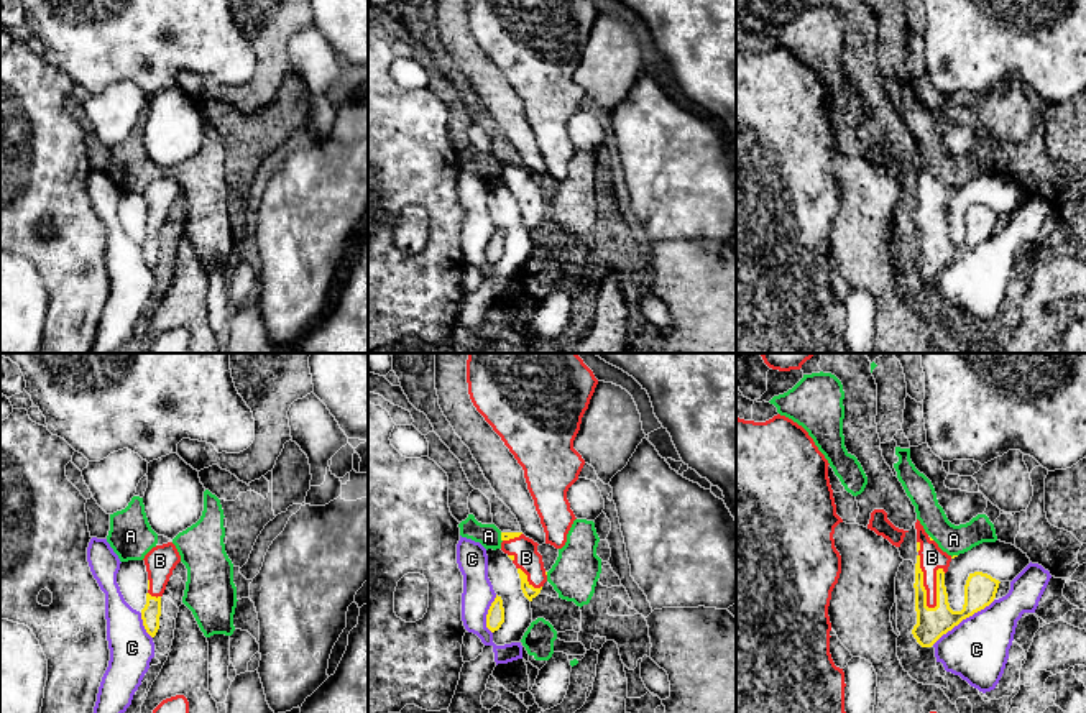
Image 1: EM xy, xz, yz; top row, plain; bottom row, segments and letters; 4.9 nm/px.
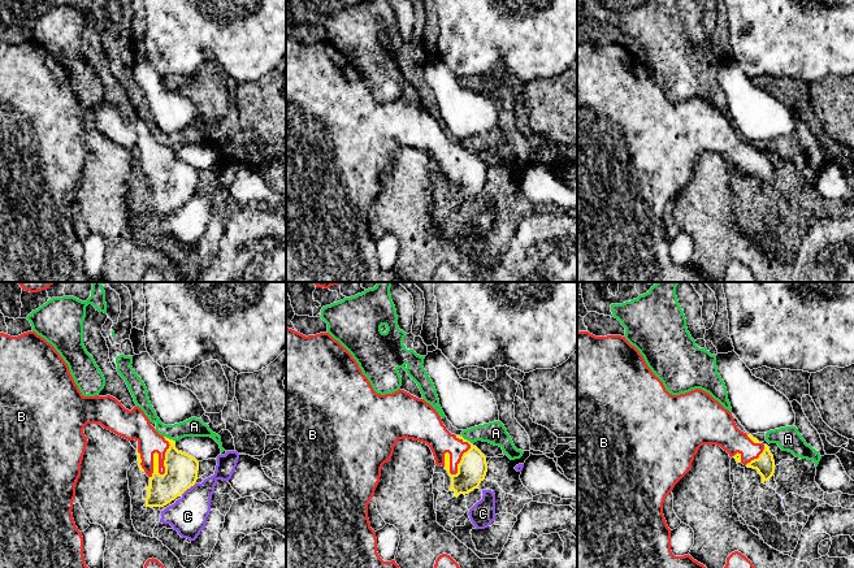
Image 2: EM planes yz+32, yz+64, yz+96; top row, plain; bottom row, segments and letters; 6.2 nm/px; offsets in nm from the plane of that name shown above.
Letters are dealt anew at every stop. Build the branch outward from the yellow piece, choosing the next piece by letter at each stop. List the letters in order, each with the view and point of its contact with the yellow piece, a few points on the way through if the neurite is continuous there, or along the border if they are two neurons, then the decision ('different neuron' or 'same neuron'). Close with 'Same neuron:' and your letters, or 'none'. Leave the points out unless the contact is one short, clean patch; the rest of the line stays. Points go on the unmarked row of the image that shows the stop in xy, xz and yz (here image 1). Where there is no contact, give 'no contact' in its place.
A: meets yellow in xz at (501, 170); border along xz (500, 165), (501, 173); different neuron
B: meets yellow in yz at (922, 216); same neuron
C: meets yellow in yz at (963, 250); different neuron
Same neuron: B

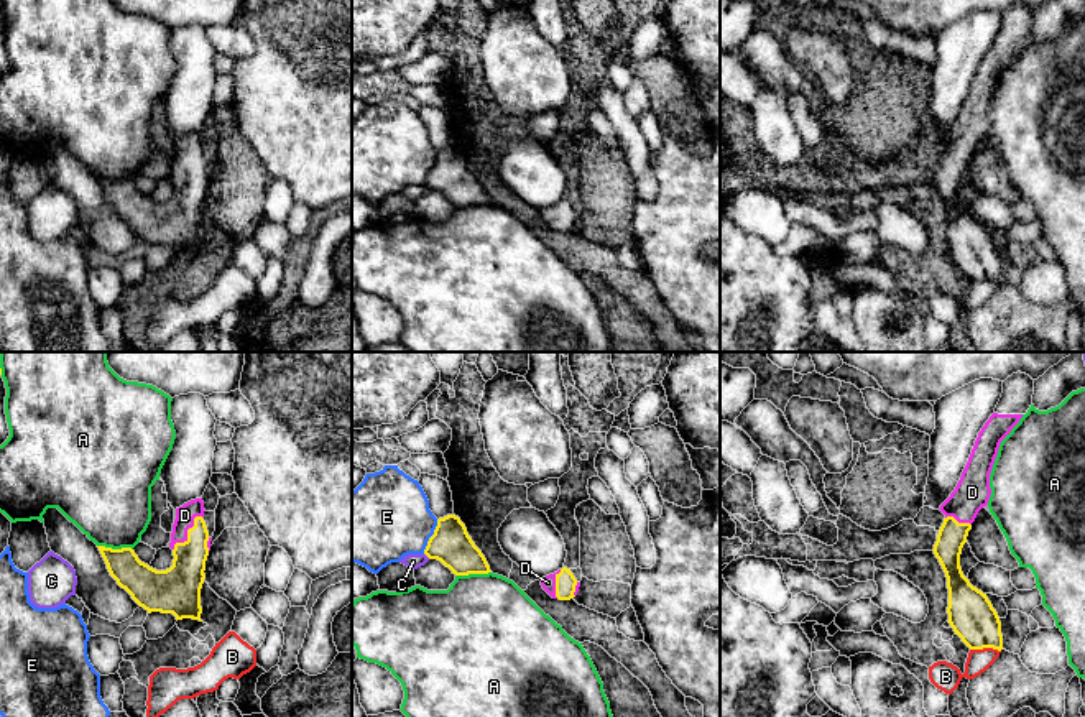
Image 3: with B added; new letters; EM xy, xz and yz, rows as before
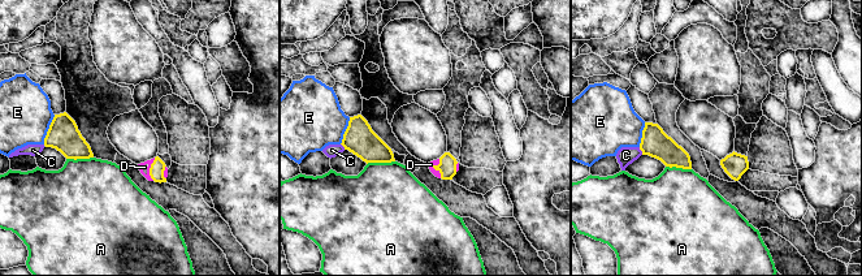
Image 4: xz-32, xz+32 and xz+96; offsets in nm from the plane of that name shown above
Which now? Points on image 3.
A: meets yellow in xy at (115, 181); different neuron
B: meets yellow in yz at (985, 278); different neuron
C: meets yellow in xz at (428, 188); different neuron
D: meets yellow in xy at (188, 165); runs through xy (183, 212), (188, 203), (188, 165), (188, 150), (184, 147); same neuron
E: meets yellow in xz at (431, 168); different neuron
Same neuron: D

